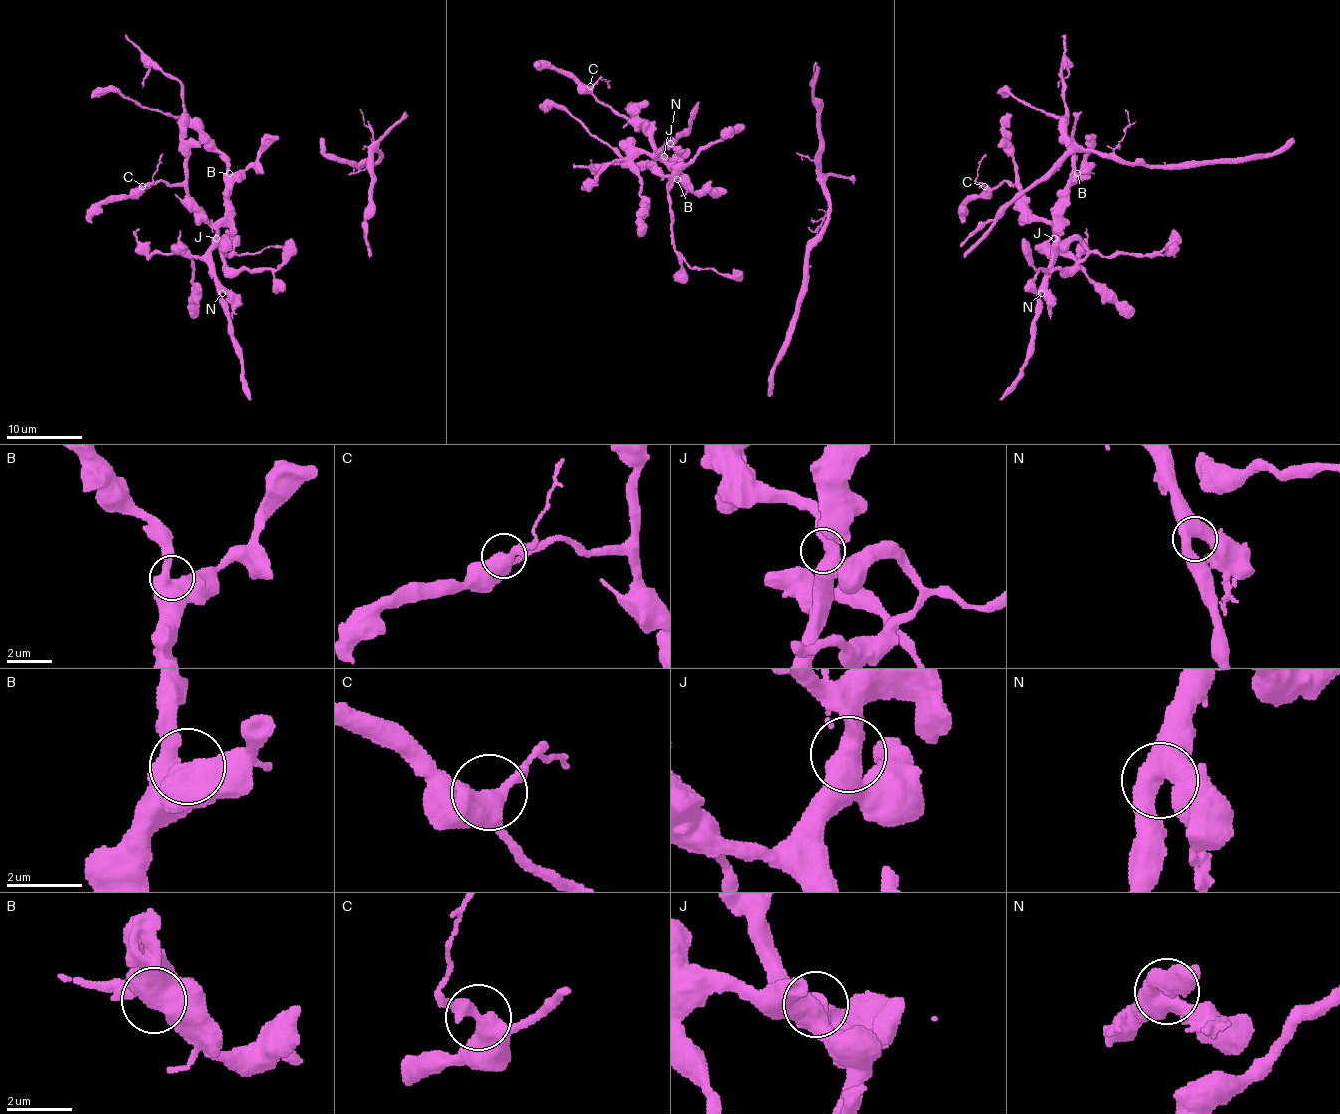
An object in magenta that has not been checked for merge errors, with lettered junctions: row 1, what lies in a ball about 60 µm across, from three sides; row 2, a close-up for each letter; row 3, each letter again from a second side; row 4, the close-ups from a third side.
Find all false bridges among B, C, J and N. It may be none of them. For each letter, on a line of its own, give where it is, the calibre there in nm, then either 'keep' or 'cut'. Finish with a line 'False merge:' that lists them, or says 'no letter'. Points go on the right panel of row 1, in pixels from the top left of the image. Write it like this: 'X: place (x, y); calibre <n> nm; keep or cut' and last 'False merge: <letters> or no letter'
B: place (1077, 173); calibre 650 nm; keep
C: place (984, 186); calibre 400 nm; keep
J: place (1054, 238); calibre 550 nm; keep
N: place (1041, 293); calibre 500 nm; keep
False merge: no letter

